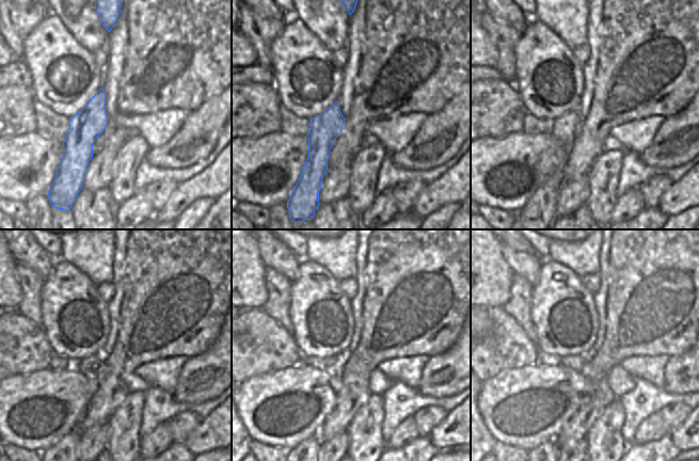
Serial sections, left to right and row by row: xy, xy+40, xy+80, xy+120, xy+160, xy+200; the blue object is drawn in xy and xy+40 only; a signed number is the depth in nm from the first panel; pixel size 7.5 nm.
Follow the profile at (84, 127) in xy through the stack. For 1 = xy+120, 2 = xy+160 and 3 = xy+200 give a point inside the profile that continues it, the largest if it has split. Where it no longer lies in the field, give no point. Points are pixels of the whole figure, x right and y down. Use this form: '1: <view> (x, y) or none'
1: xy+120 (67, 446)
2: xy+160 (311, 446)
3: xy+200 (550, 446)

